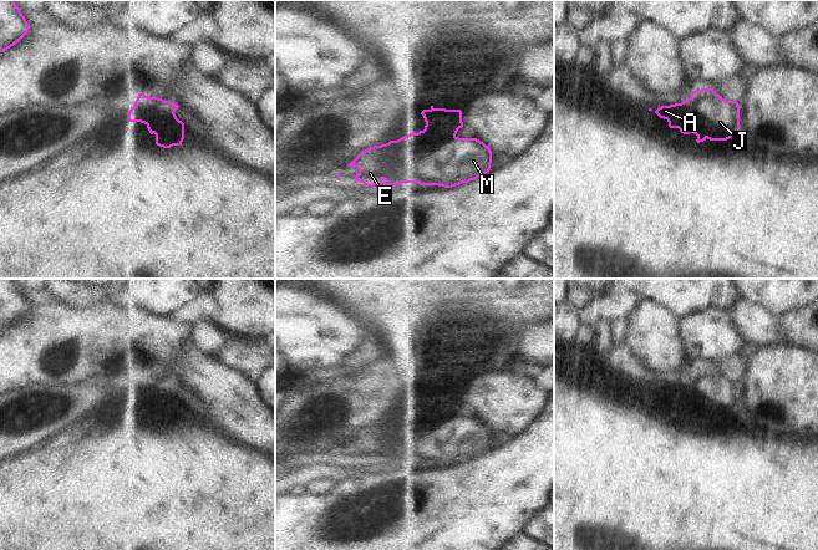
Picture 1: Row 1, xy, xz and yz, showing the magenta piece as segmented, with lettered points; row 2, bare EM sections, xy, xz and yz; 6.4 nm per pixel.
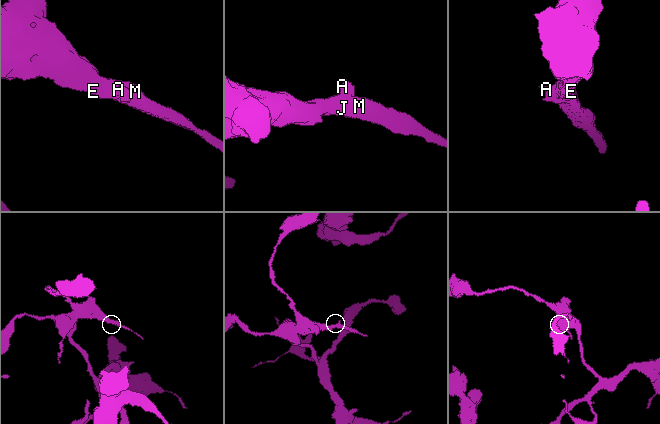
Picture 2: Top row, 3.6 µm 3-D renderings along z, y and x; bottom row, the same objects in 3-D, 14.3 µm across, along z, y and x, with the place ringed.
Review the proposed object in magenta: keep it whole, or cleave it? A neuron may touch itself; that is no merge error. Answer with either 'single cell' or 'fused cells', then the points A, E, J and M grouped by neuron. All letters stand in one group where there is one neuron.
single cell | A E J M

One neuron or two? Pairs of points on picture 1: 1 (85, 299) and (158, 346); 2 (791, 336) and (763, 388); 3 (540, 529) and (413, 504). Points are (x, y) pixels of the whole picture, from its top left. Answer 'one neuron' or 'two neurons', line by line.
1: two neurons
2: two neurons
3: two neurons

